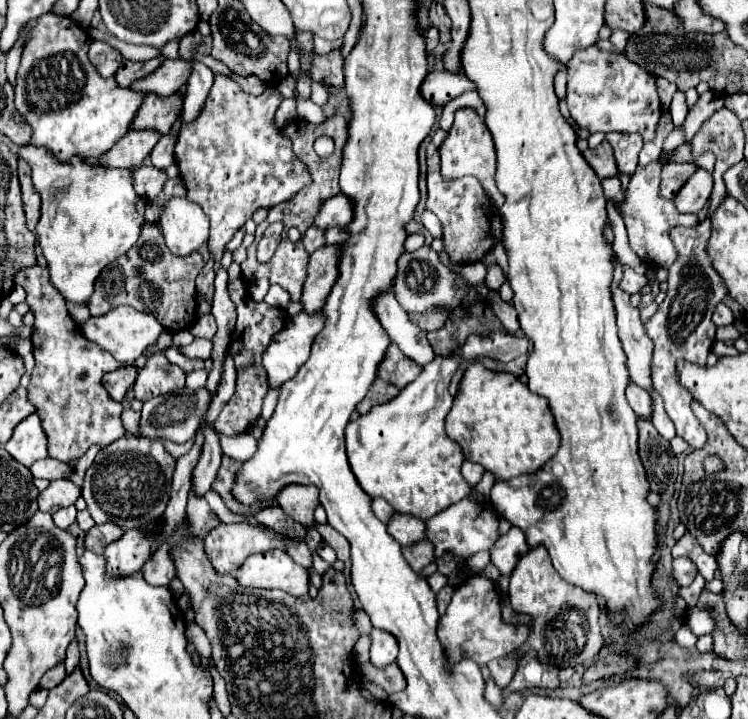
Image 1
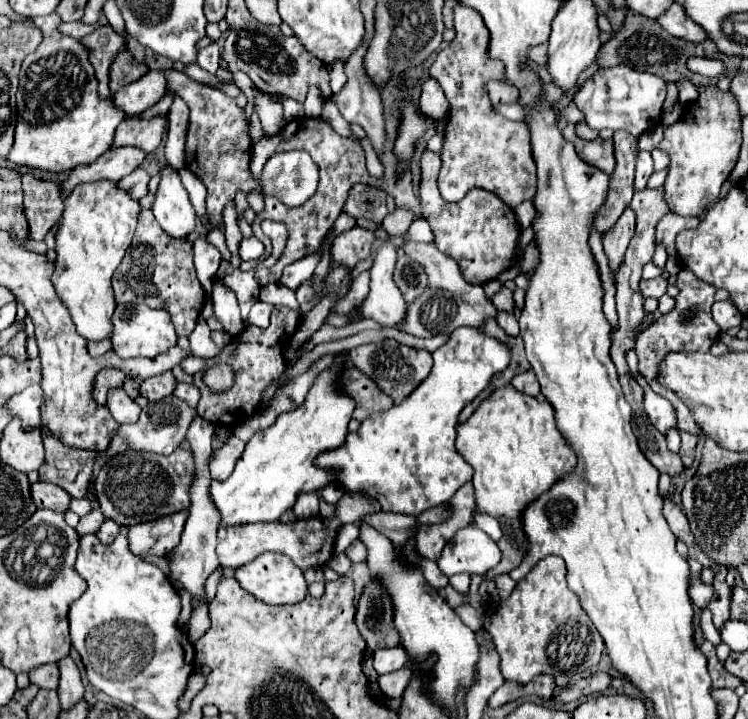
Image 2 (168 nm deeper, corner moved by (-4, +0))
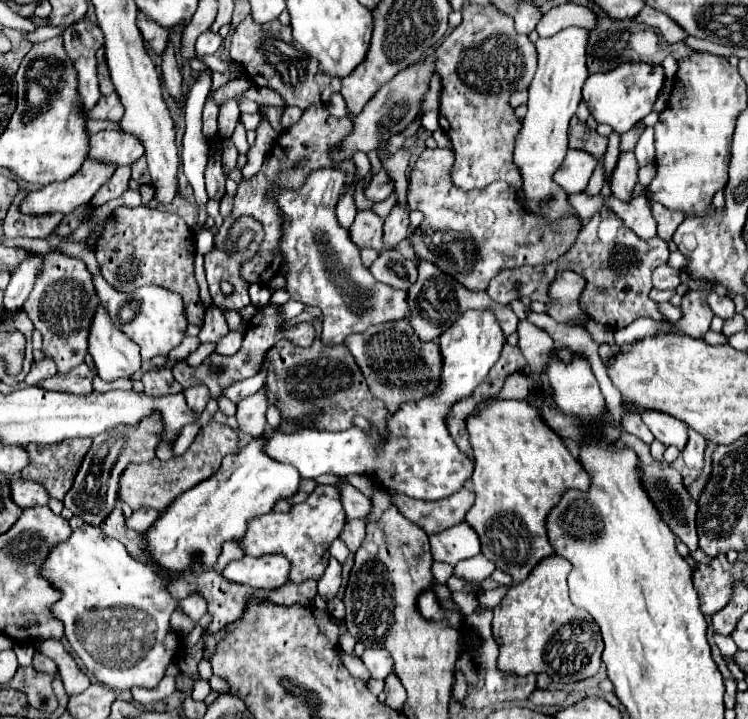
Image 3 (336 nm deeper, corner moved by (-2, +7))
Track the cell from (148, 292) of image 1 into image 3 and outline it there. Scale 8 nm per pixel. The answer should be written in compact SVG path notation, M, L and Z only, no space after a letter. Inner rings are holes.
M144 198L142 204L136 208L120 206L112 212L96 244L96 260L102 276L116 290L130 292L146 284L156 284L182 294L184 300L188 292L188 304L186 304L188 322L202 326L206 308L198 296L198 284L194 280L194 268L192 268L196 250L194 242L196 236L178 214L150 208L148 200Z

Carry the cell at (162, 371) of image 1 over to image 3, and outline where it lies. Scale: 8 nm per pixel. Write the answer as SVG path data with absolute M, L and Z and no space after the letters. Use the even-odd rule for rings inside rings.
M158 368L158 370L148 370L142 376L144 392L148 396L164 396L164 394L176 394L182 392L184 388L174 380L170 368Z

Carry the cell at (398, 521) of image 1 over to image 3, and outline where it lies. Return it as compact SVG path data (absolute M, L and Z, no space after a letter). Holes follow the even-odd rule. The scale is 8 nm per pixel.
M344 478L338 484L340 490L340 502L344 506L344 512L348 518L366 518L370 512L370 498L366 498L360 490L356 490L352 484L348 484Z

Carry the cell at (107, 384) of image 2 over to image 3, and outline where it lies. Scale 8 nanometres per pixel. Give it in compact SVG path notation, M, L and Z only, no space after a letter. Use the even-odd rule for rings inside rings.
M80 364L64 376L56 374L52 378L46 378L46 380L38 382L38 386L44 388L44 390L88 394L88 392L92 392L92 378L94 378L94 368L88 368L86 364Z

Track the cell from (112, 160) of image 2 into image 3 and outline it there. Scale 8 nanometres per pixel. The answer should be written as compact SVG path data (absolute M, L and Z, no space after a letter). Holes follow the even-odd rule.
M86 160L84 166L72 178L68 178L64 182L48 184L48 186L44 186L40 190L34 190L34 192L26 194L26 198L20 202L20 212L28 214L28 216L44 216L44 214L54 214L54 212L70 214L76 208L88 204L90 198L96 194L96 190L114 174L114 170L116 170L116 166L108 166L108 164L102 164L102 162Z

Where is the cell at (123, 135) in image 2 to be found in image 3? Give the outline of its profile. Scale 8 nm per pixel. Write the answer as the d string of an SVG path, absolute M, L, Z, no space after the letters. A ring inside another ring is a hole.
M102 130L88 138L88 158L104 164L130 166L142 154L142 144L130 134L118 134L118 130Z

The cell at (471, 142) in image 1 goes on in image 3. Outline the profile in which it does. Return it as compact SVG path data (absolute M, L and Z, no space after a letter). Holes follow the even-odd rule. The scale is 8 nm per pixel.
M470 4L462 10L462 24L458 28L454 28L454 32L444 38L444 42L436 48L436 56L438 56L438 62L436 62L436 72L442 76L442 96L440 96L440 126L442 126L442 132L452 140L452 146L454 146L454 154L456 154L456 162L454 162L454 168L452 168L452 182L456 186L460 186L462 190L474 190L474 188L484 188L496 180L504 180L508 182L510 186L514 186L516 190L522 186L522 178L520 178L520 172L516 168L516 164L512 162L512 150L514 150L514 138L516 134L520 132L520 122L516 120L514 116L514 110L512 106L508 104L508 98L518 92L518 90L526 90L534 78L534 72L536 72L536 46L528 40L526 34L518 34L514 30L514 20L512 16L496 10L494 6L478 6L478 4Z

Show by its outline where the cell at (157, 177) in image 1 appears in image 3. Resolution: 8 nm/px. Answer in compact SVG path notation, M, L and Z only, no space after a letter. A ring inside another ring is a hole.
M128 166L116 168L116 172L112 174L112 178L108 182L104 182L104 186L100 186L100 190L94 194L92 206L102 206L108 200L120 198L126 192L128 180L130 180L130 168Z

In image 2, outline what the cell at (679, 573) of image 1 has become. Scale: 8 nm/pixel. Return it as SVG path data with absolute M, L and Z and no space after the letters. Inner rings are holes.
M688 559L688 565L690 565L690 599L696 607L706 607L710 597L712 597L712 585L706 585L700 581L700 571L702 571L702 565L694 559Z

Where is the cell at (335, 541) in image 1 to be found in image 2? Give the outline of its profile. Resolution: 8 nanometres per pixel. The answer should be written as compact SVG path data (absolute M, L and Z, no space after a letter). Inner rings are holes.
M358 539L352 541L344 553L348 555L348 559L350 559L352 563L360 563L360 561L366 559L366 547L364 547L362 541L358 541Z

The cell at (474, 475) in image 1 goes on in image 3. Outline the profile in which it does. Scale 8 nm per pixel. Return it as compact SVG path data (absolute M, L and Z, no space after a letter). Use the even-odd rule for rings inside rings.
M464 486L440 502L416 502L416 498L404 498L404 494L392 494L390 500L408 520L414 520L428 534L434 534L464 520L474 502L474 492Z

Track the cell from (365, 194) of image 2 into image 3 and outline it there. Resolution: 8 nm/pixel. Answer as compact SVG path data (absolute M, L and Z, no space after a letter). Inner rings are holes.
M380 170L378 174L374 174L366 186L366 196L374 202L386 200L390 196L390 192L392 192L392 180L388 178L386 170Z

